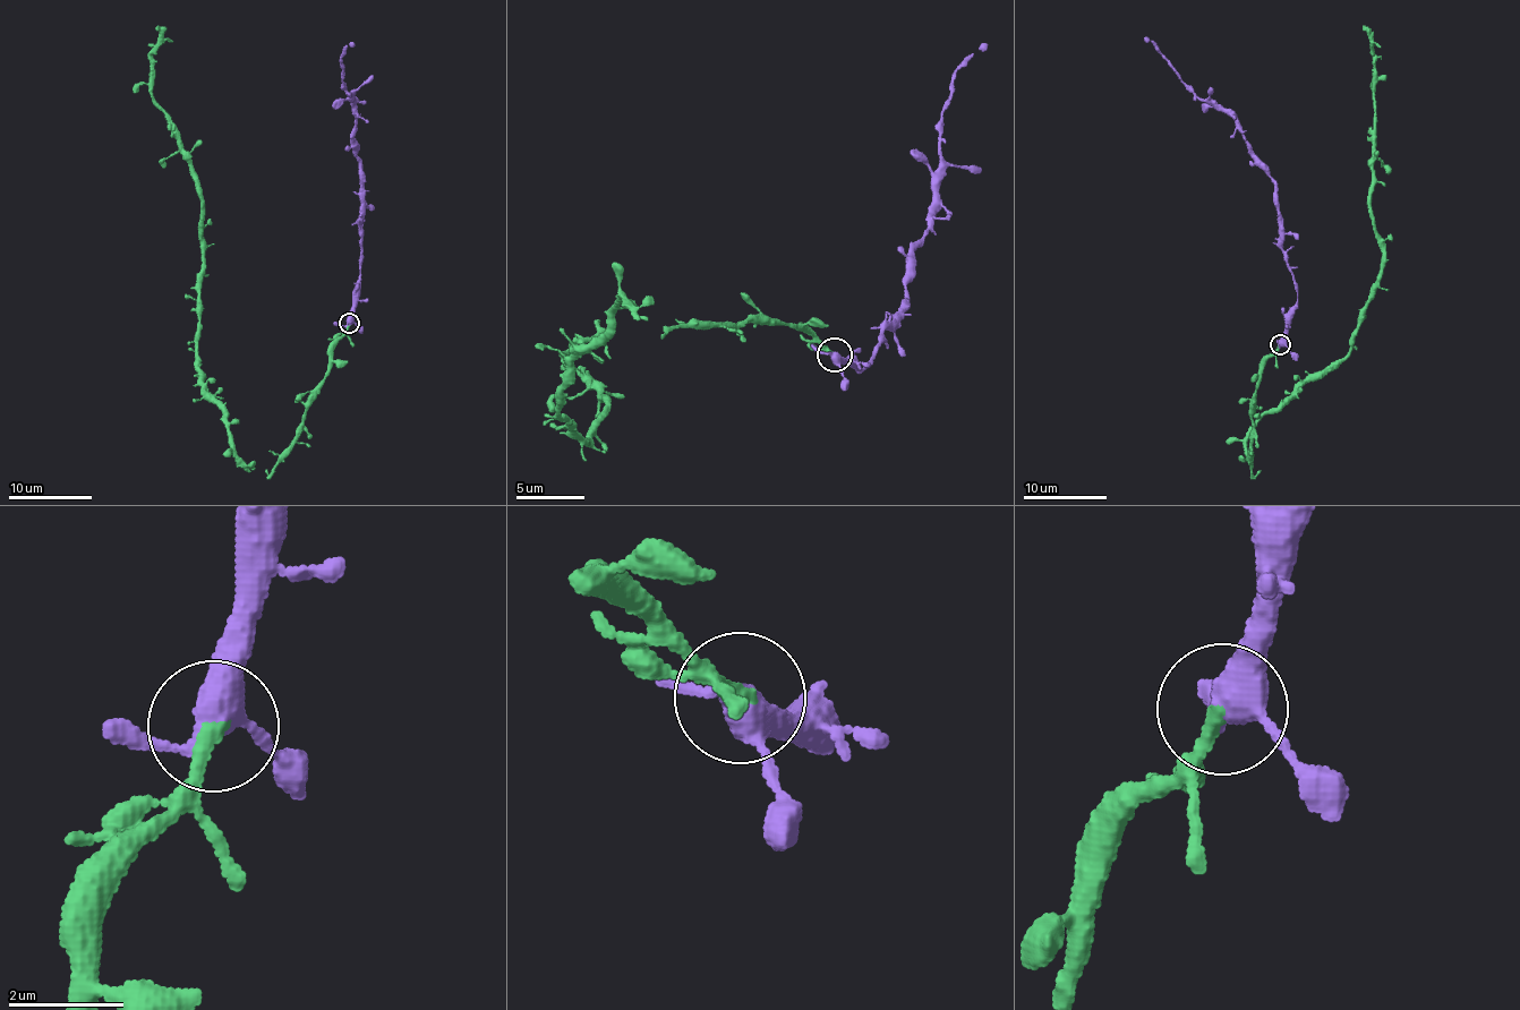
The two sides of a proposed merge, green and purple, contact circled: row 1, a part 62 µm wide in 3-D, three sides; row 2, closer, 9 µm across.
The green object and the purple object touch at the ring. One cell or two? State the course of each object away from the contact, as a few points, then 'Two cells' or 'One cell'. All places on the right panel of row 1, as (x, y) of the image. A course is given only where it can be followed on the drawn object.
Course of green: (1280, 344), (1255, 393), (1255, 474), (1249, 428), (1345, 356), (1380, 273), (1375, 57), (1364, 25). Course of purple: (1280, 344), (1297, 283), (1281, 248), (1278, 185), (1241, 128), (1201, 100), (1156, 43), (1144, 40). One cell

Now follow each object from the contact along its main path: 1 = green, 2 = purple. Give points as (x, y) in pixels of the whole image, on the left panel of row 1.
1: (349, 323), (290, 452), (267, 473), (245, 463), (202, 381), (198, 180), (170, 116), (152, 97), (156, 25)
2: (349, 323), (361, 240), (360, 162), (352, 136), (355, 113), (341, 57), (343, 48), (355, 44)

